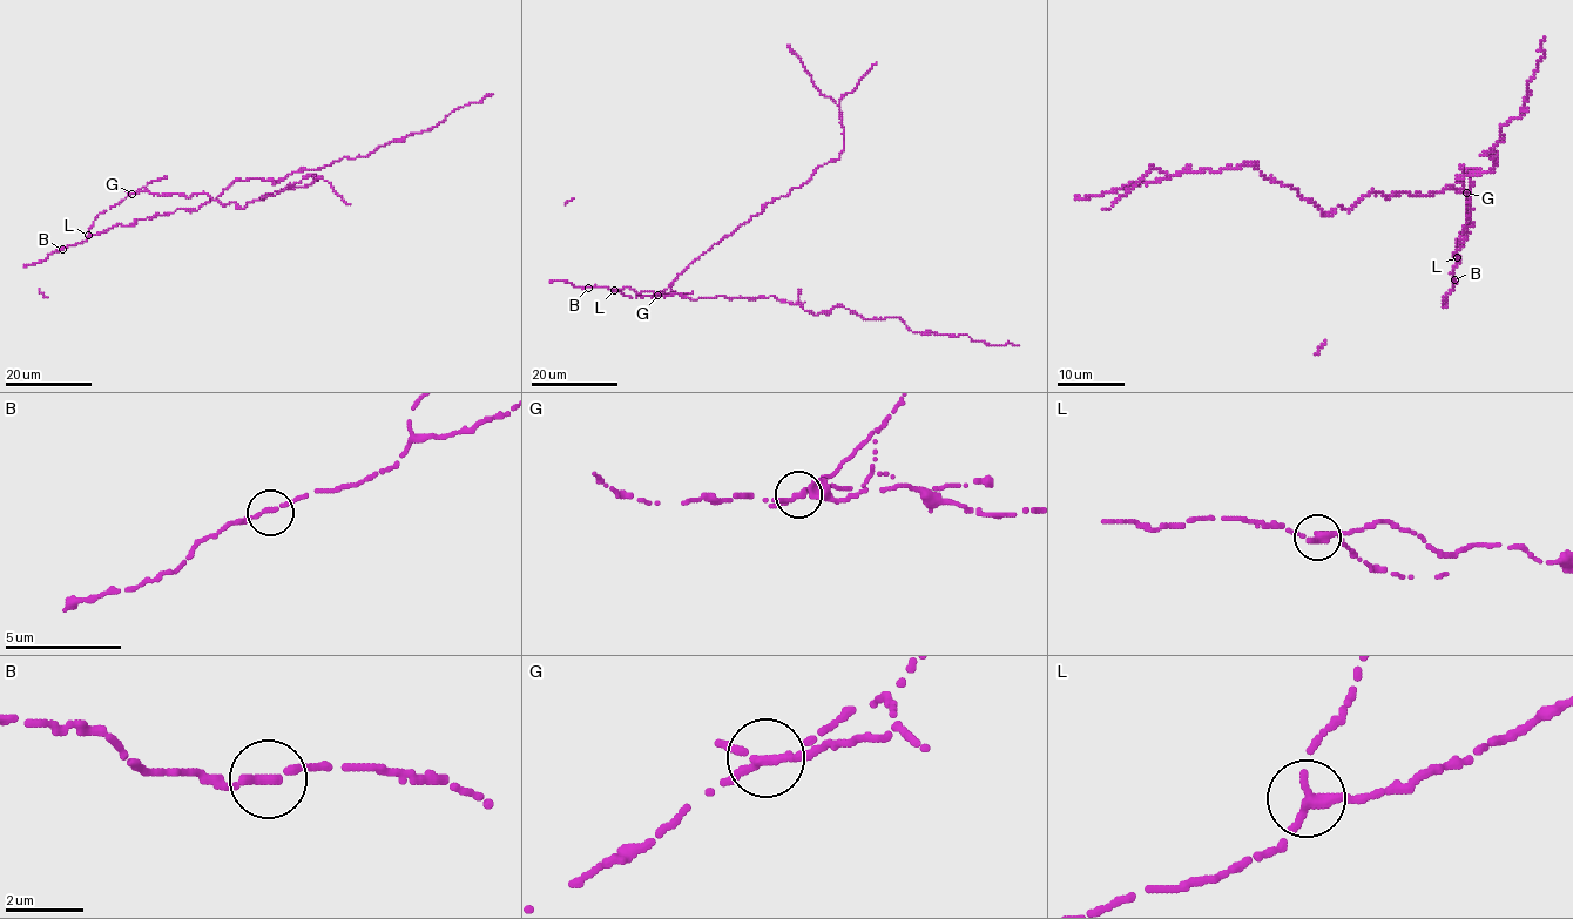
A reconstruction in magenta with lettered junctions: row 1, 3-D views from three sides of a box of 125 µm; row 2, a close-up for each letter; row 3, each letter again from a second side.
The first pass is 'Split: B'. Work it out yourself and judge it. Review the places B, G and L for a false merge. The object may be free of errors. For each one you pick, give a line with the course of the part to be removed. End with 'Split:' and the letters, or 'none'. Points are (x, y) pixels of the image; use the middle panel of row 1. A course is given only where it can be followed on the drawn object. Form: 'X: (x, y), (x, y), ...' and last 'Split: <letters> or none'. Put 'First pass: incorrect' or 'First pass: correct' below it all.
Split: none
First pass: incorrect

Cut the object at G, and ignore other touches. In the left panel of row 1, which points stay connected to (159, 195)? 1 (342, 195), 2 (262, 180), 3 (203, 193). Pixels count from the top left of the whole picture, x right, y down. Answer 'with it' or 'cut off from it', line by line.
1: with it
2: cut off from it
3: with it

